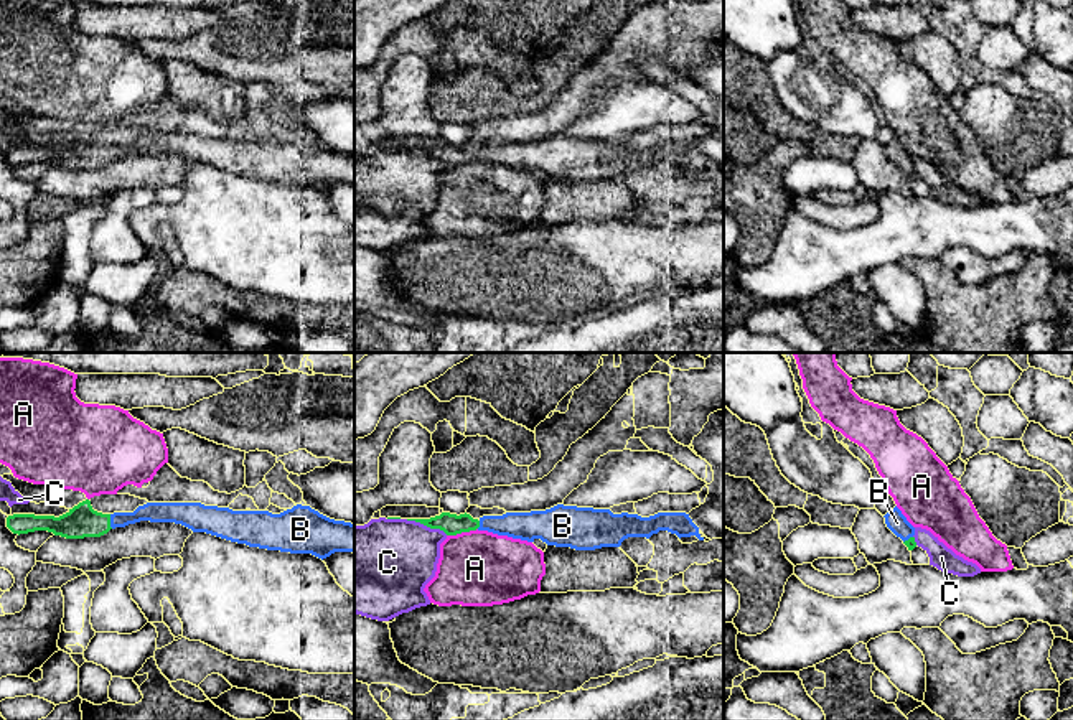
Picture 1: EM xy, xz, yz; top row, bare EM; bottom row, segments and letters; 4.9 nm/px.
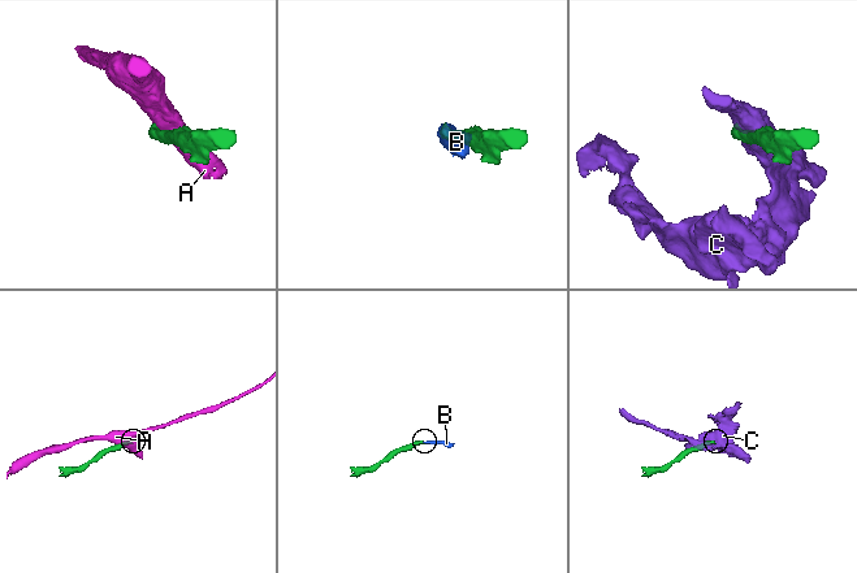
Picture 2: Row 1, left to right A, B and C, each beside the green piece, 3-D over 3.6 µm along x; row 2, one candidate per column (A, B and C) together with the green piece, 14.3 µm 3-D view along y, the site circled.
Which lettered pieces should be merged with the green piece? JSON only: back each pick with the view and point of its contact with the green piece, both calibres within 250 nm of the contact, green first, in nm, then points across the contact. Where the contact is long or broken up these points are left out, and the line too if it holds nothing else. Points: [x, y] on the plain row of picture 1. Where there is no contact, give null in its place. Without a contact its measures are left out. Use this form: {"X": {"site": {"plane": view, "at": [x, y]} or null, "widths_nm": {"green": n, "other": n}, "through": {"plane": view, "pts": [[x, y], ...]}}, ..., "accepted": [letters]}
{"B": {"site": {"plane": "xy", "at": [109, 152]}, "widths_nm": {"green": 160, "other": 100}, "through": {"plane": "xy", "pts": [[81, 152], [109, 152], [152, 142]]}}, "accepted": ["B"]}

